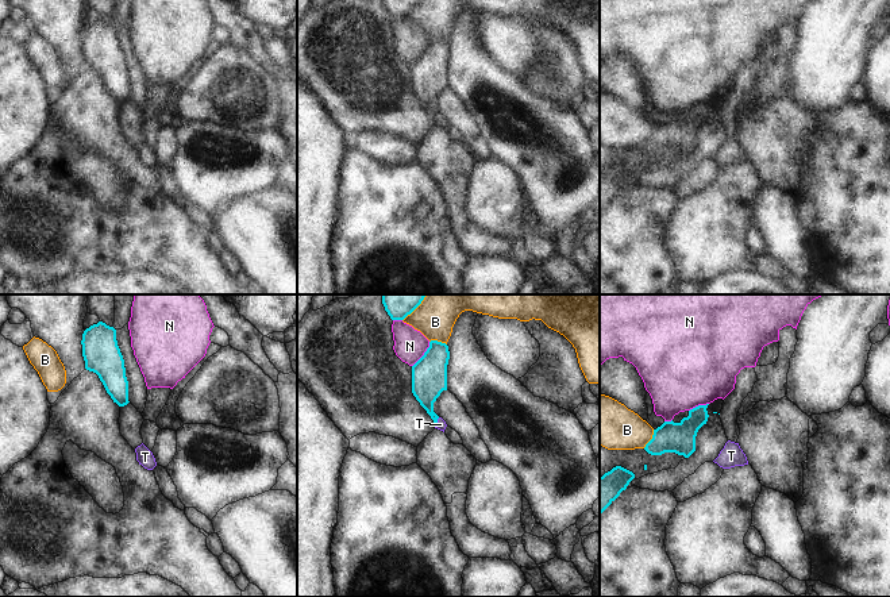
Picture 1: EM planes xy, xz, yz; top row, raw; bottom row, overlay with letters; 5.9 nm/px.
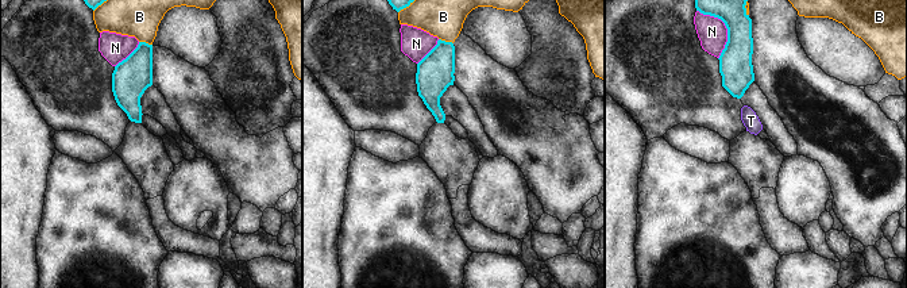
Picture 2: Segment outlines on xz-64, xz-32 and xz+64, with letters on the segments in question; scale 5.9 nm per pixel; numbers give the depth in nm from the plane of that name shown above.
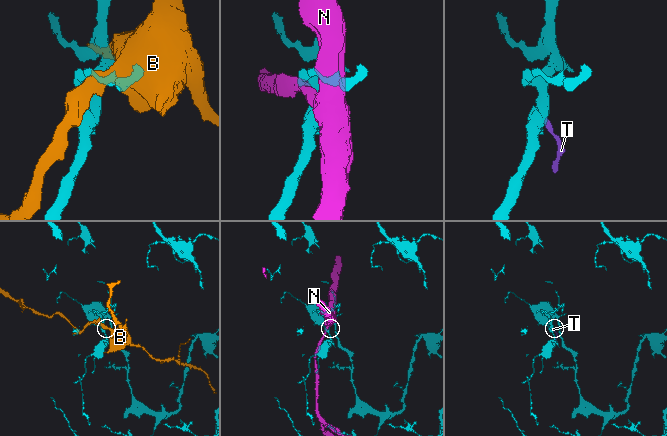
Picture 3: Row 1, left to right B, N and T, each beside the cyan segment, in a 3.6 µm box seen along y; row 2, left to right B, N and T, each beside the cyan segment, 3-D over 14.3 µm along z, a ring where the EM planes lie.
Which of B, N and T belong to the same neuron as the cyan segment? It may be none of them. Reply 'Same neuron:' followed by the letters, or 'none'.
Same neuron: T.

